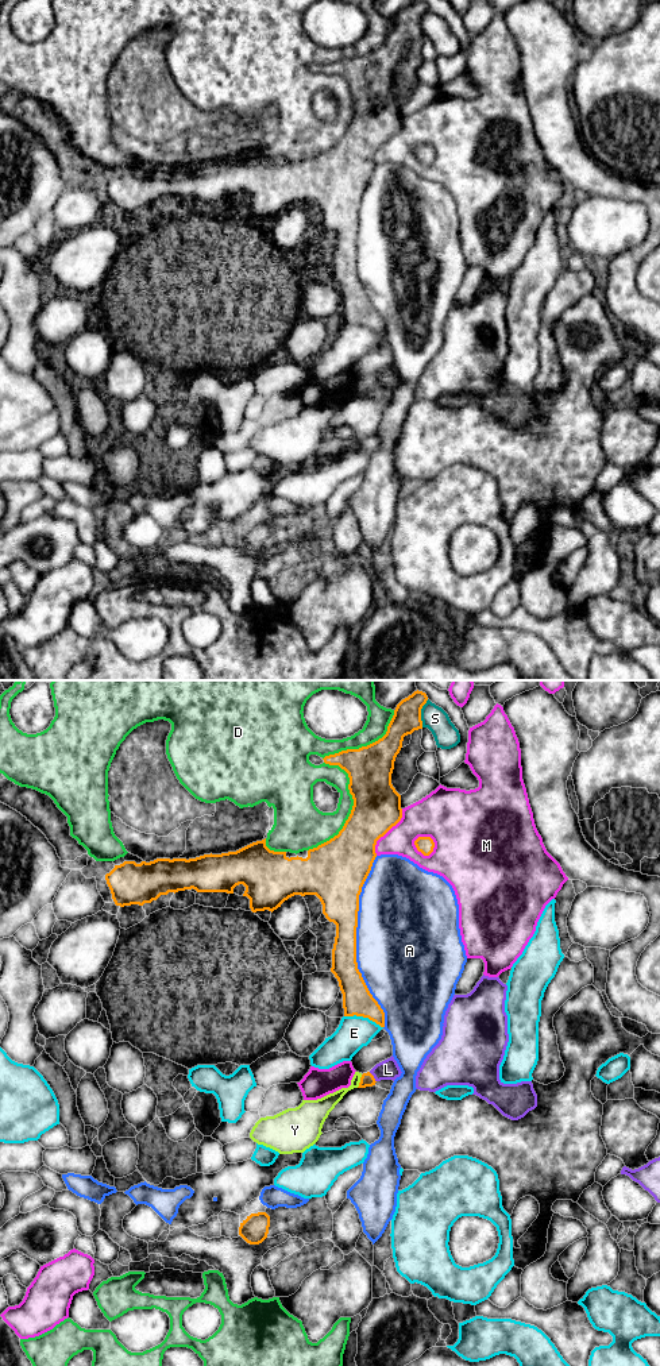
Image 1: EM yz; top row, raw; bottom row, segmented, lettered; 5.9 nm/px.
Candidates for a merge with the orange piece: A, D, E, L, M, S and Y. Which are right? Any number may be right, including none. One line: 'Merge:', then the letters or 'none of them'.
Merge: none of them

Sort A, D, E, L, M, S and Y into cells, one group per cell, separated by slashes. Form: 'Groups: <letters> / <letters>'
Groups: A / D / E / L / M / S / Y

